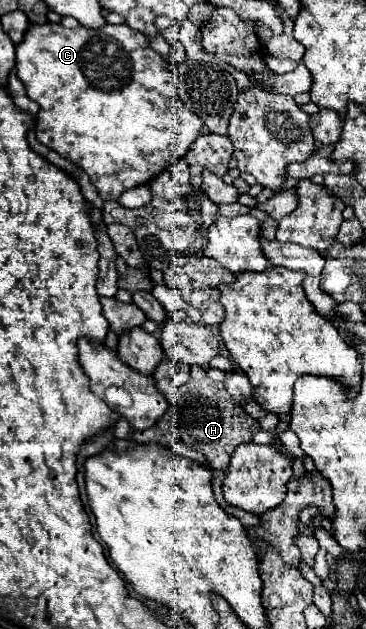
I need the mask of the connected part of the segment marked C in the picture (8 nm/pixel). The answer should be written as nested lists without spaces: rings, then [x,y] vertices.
[[[60,23],[28,25],[28,29],[24,33],[24,41],[20,45],[16,45],[16,75],[26,85],[28,97],[34,99],[40,105],[38,121],[36,121],[36,137],[38,137],[38,141],[42,145],[54,149],[60,157],[66,157],[72,163],[76,163],[78,167],[82,167],[88,173],[90,181],[94,183],[94,187],[98,189],[98,193],[100,193],[100,197],[104,201],[118,201],[120,195],[126,189],[132,189],[132,187],[138,187],[138,185],[144,185],[144,183],[152,181],[158,173],[162,173],[164,169],[168,169],[176,159],[184,157],[190,151],[192,143],[200,135],[200,129],[204,127],[204,123],[200,121],[200,117],[196,117],[196,113],[188,111],[184,107],[184,103],[180,101],[180,97],[176,93],[176,75],[168,69],[168,63],[170,63],[170,59],[166,55],[154,51],[150,47],[150,39],[144,33],[134,31],[128,25],[104,25],[100,29],[84,29],[84,27],[66,29]]]

